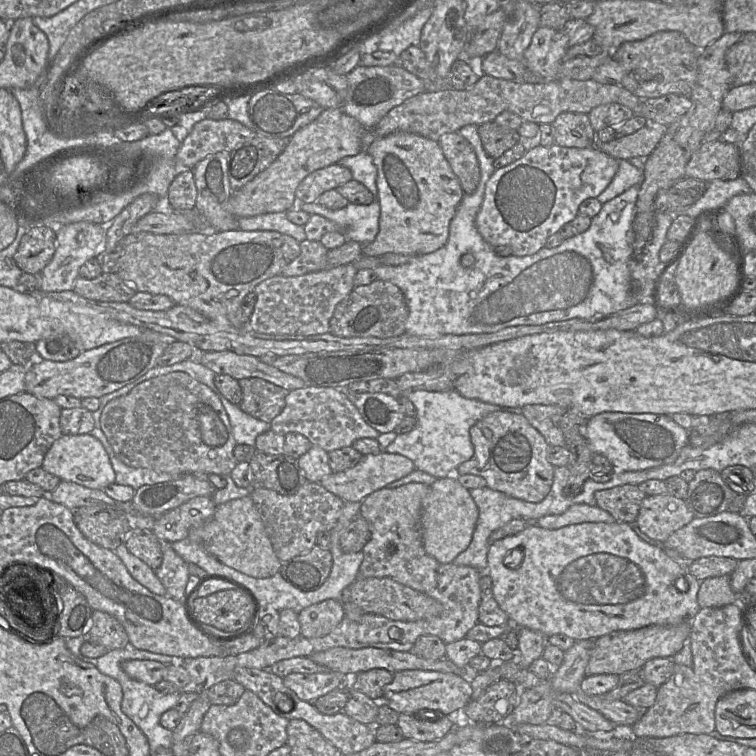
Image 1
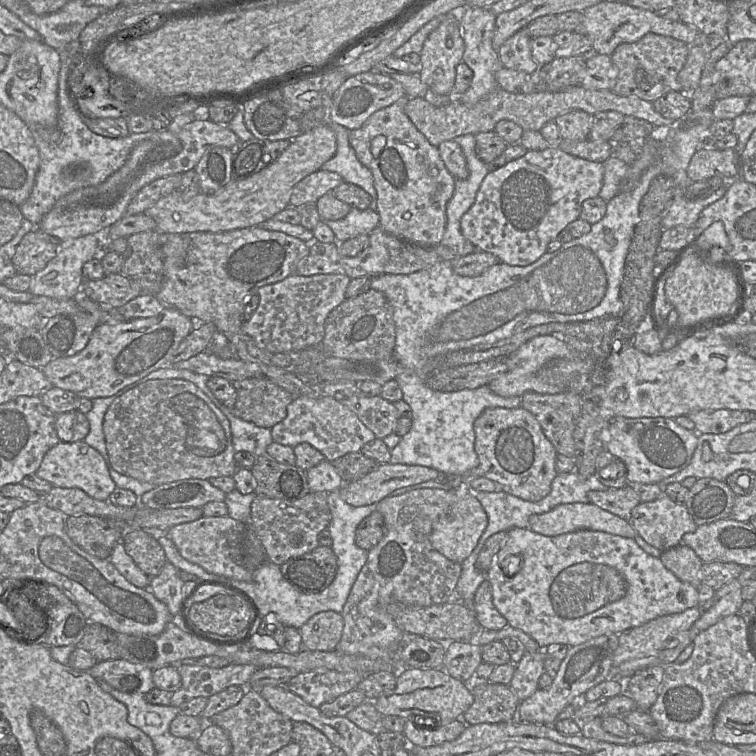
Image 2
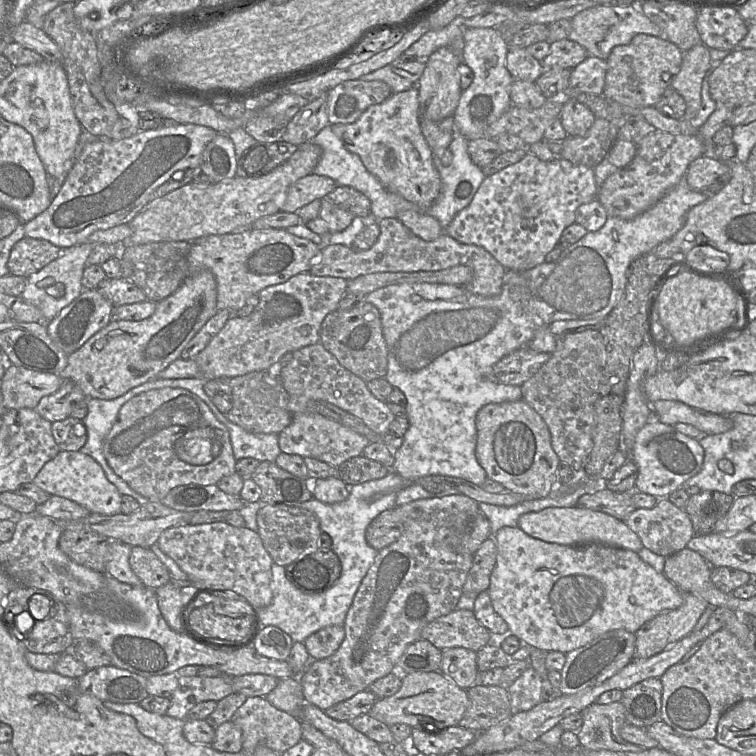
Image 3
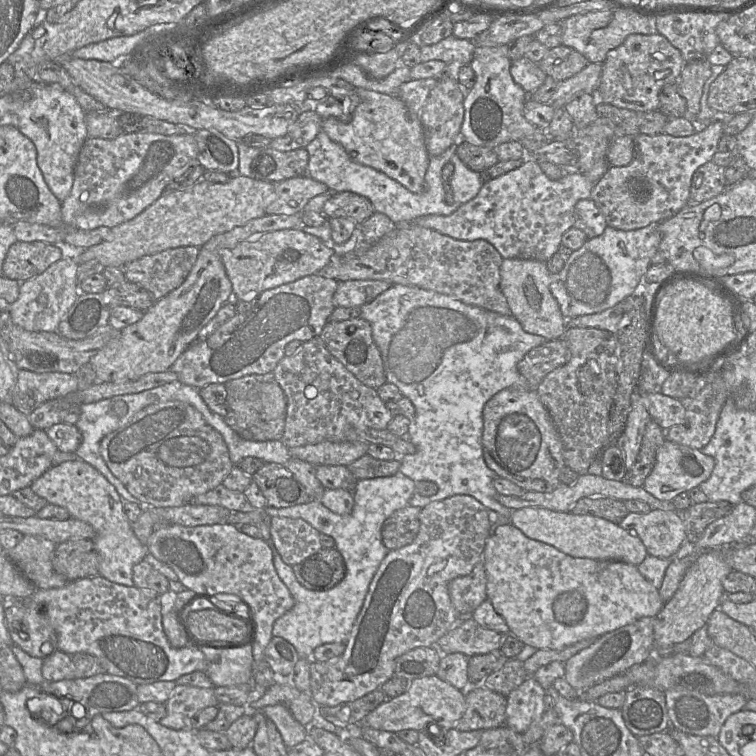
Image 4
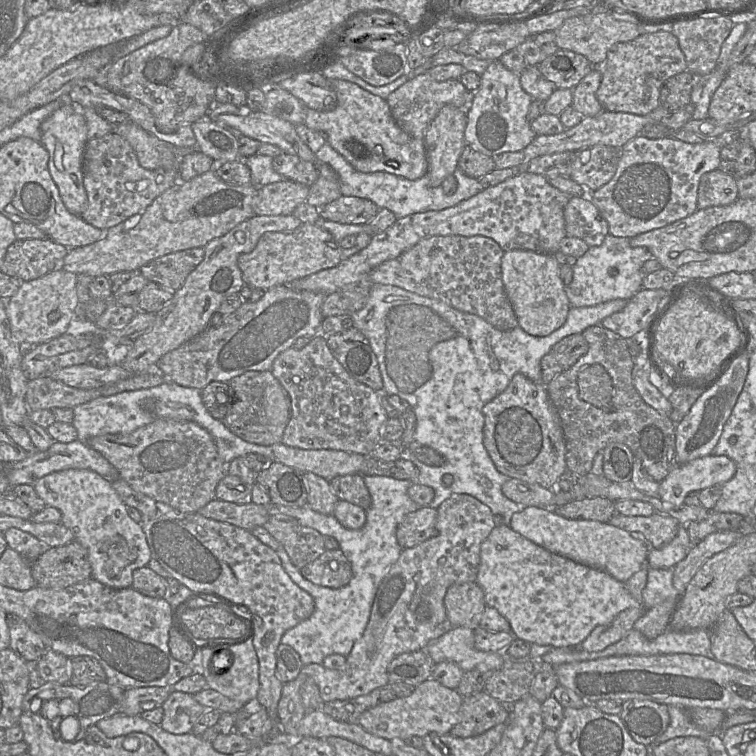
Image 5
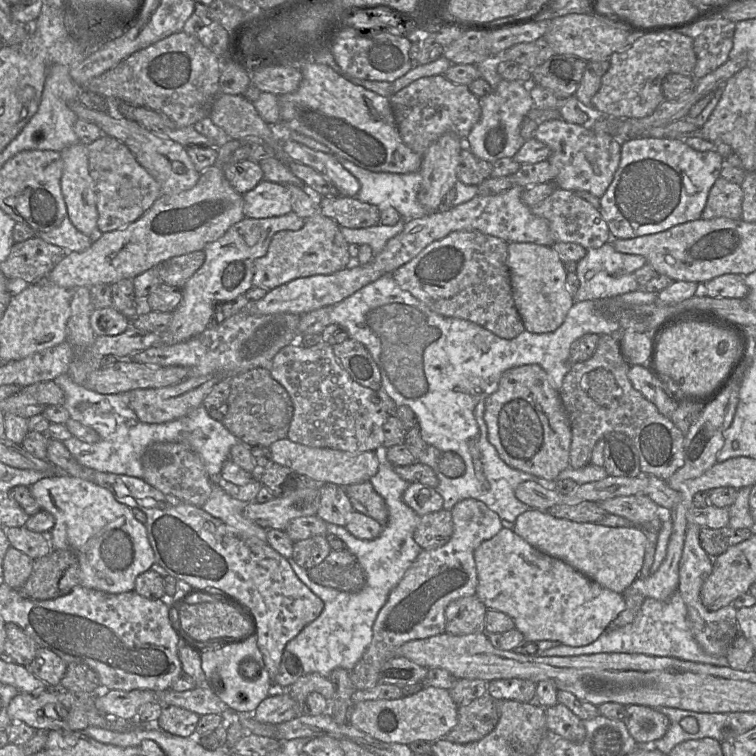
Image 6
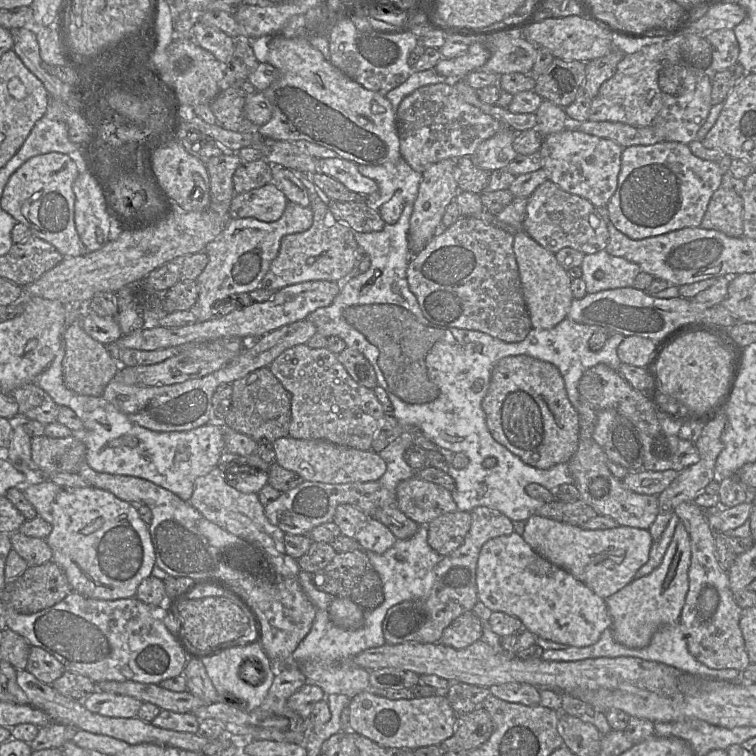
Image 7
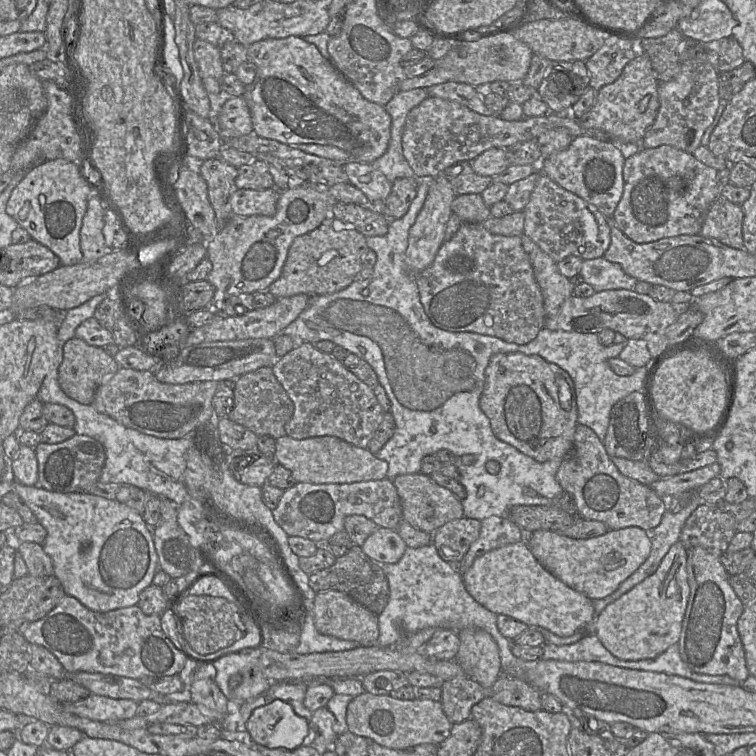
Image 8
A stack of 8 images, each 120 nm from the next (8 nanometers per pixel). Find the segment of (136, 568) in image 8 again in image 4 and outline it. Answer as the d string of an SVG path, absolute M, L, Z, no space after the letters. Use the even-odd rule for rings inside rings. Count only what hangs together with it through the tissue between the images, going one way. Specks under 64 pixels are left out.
M81 459L65 461L48 469L30 488L48 503L66 508L71 518L92 526L99 555L99 575L114 583L134 586L132 568L144 560L148 548L134 534L132 523L123 509L123 499L96 468Z

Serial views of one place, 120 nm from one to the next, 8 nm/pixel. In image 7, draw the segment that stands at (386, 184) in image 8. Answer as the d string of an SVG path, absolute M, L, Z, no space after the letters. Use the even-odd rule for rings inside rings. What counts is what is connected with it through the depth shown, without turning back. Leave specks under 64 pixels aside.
M340 157L319 158L317 172L335 178L347 189L359 194L375 196L378 192L377 183L362 175L356 163Z

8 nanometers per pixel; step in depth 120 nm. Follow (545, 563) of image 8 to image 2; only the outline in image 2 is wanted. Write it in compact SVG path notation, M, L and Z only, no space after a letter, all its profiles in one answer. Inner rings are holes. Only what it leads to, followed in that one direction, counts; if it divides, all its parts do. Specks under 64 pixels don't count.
M590 502L561 504L548 512L533 514L528 528L545 536L579 530L602 531L633 539L637 534L630 521Z

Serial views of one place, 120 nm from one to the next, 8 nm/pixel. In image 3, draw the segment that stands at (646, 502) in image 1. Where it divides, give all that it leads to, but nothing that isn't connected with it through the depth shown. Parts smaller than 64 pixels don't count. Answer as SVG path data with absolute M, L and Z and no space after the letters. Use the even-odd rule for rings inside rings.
M668 498L658 499L649 509L636 508L625 523L639 536L644 547L664 557L687 547L695 535L685 509L677 507Z

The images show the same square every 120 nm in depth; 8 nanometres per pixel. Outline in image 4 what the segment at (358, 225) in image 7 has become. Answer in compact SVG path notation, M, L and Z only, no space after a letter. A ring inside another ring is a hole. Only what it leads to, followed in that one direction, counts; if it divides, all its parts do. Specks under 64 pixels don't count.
M335 192L323 206L322 213L330 218L347 218L357 225L374 214L372 203L361 195L353 192Z

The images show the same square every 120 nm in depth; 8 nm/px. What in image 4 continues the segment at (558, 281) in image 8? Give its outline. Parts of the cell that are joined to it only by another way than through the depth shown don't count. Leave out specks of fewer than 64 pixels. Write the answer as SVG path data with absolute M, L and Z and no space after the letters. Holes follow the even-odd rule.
M503 259L500 266L500 290L512 316L527 333L542 336L546 341L561 339L567 328L567 320L550 291L550 276L546 263L537 260Z

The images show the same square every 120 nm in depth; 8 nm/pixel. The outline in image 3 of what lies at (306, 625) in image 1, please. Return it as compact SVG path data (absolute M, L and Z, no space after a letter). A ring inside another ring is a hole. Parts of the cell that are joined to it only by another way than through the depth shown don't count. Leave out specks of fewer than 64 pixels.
M332 625L319 629L309 635L305 647L312 660L320 660L335 653L345 638L343 625Z

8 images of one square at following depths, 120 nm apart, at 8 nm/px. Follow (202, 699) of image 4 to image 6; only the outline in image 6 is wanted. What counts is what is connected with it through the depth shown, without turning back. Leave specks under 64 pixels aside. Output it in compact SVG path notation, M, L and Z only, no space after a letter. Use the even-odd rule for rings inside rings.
M162 706L161 715L155 722L160 730L180 737L196 737L195 729L200 716L178 706Z

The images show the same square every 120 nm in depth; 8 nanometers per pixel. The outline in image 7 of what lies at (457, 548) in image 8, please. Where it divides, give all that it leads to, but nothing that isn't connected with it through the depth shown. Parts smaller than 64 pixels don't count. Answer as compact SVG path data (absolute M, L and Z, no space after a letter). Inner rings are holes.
M457 510L438 516L426 526L428 545L444 557L463 543L471 526L471 516L469 512Z

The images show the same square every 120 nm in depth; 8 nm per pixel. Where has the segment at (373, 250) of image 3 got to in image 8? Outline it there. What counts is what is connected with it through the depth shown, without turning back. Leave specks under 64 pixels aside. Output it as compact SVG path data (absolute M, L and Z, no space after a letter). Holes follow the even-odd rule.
M463 222L455 235L450 240L443 242L432 264L415 276L415 281L418 287L420 302L425 313L430 321L436 327L441 329L453 332L476 332L479 334L495 336L509 343L522 345L532 341L544 327L545 310L543 295L535 279L530 258L523 249L520 236L496 235L486 230L481 223Z

